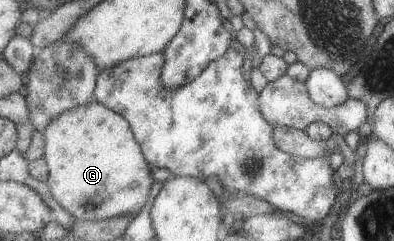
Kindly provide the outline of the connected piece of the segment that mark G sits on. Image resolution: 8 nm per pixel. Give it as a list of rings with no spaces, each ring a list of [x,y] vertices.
[[[91,100],[49,118],[41,133],[48,190],[75,220],[138,214],[153,178],[130,125],[118,113]]]

